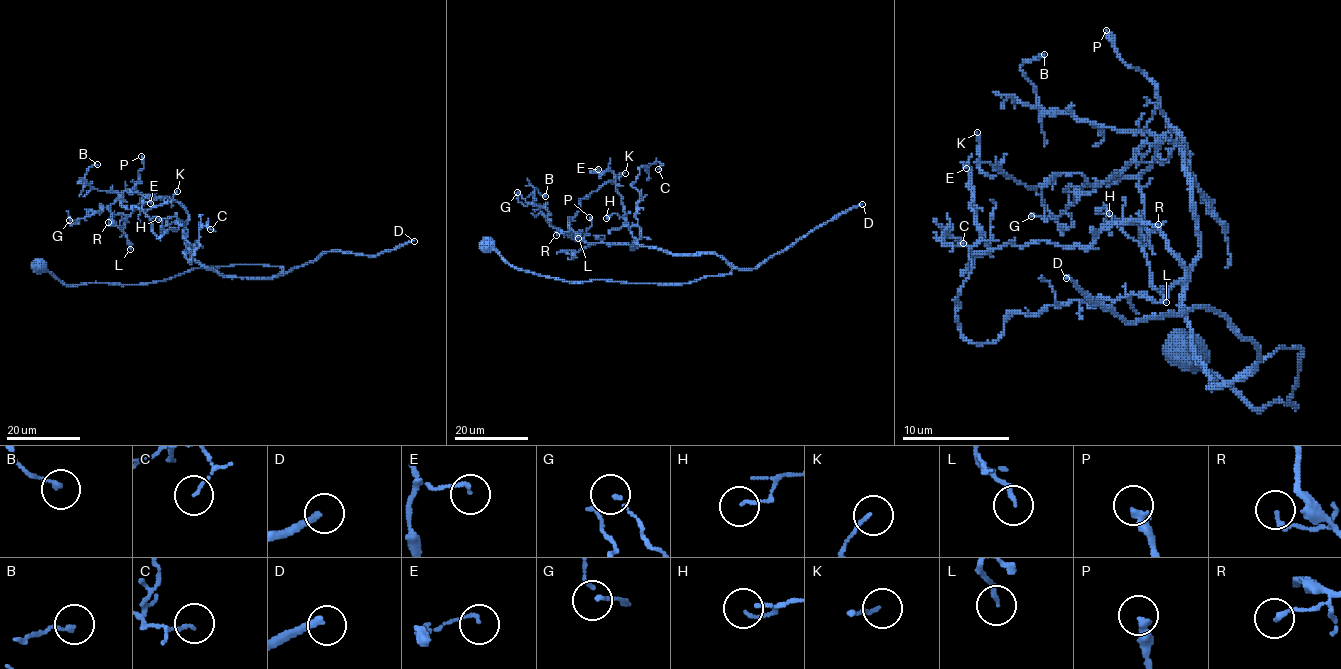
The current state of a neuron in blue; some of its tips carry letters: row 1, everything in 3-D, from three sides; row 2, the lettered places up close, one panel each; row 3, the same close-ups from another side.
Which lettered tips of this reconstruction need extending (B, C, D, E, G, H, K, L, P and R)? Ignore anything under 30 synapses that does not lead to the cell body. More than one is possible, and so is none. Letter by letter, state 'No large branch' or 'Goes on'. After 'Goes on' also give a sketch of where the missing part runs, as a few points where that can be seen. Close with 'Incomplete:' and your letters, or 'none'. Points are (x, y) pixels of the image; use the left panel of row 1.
B: No large branch
C: No large branch
D: Goes on
E: No large branch
G: No large branch
H: No large branch
K: No large branch
L: No large branch
P: No large branch
R: No large branch
Incomplete: D

